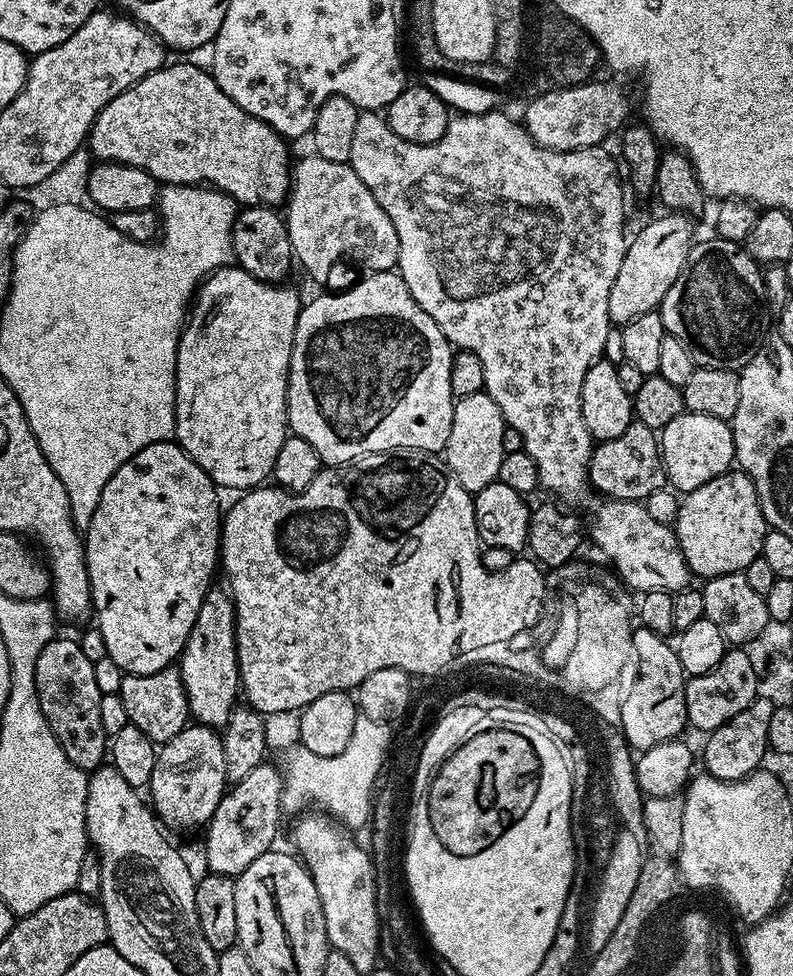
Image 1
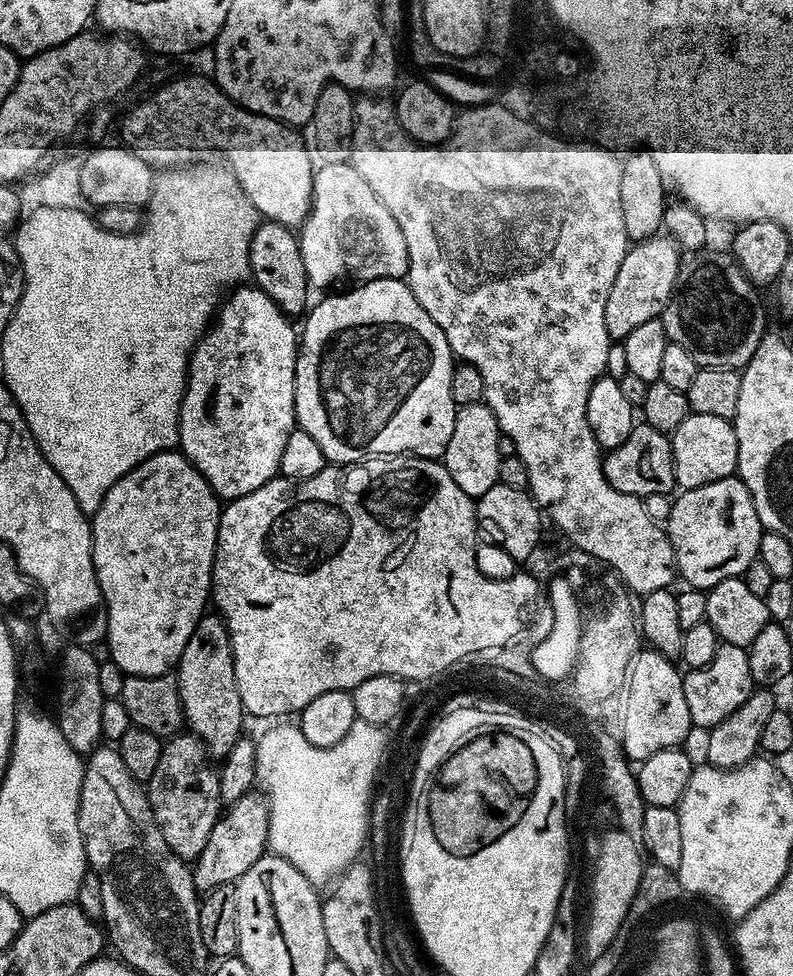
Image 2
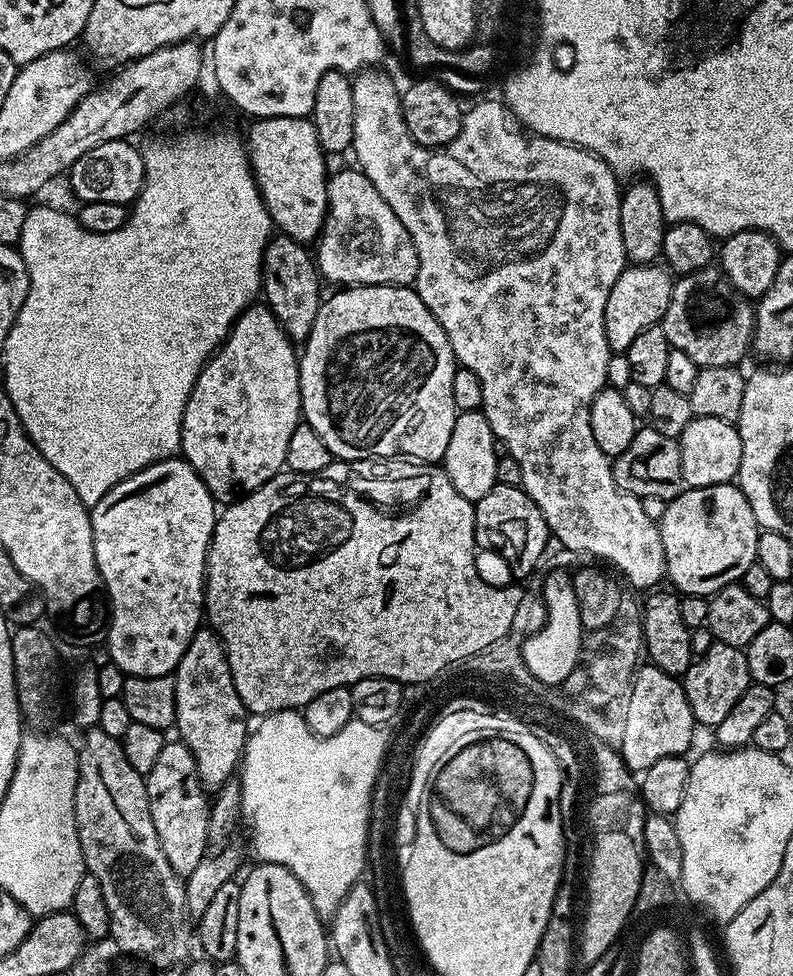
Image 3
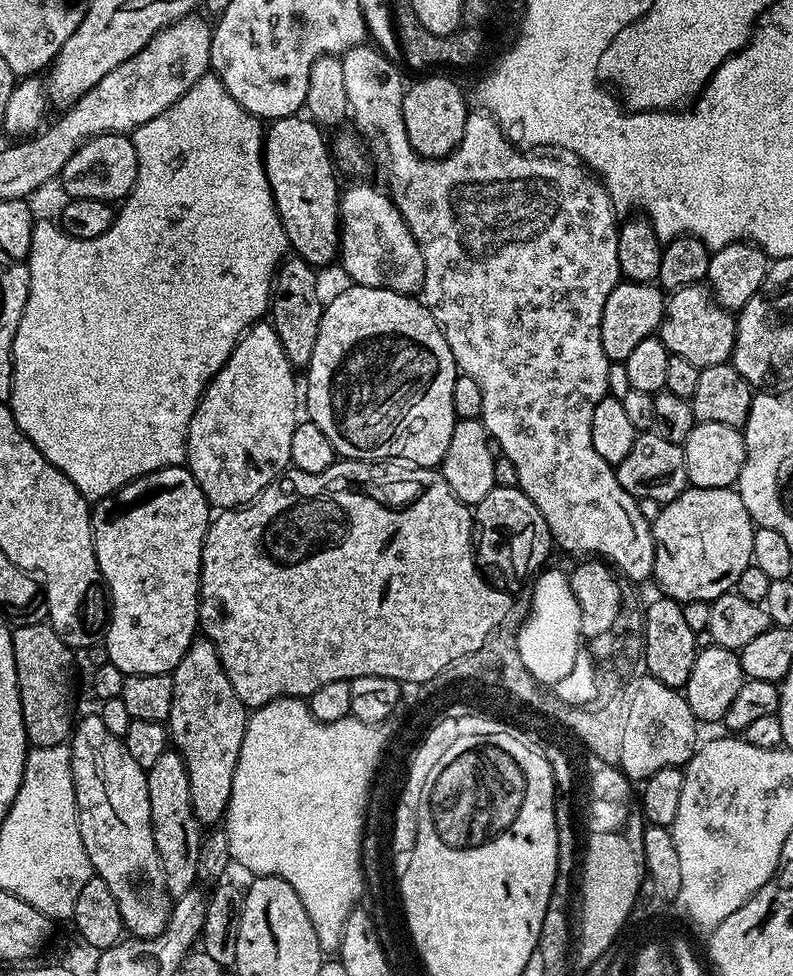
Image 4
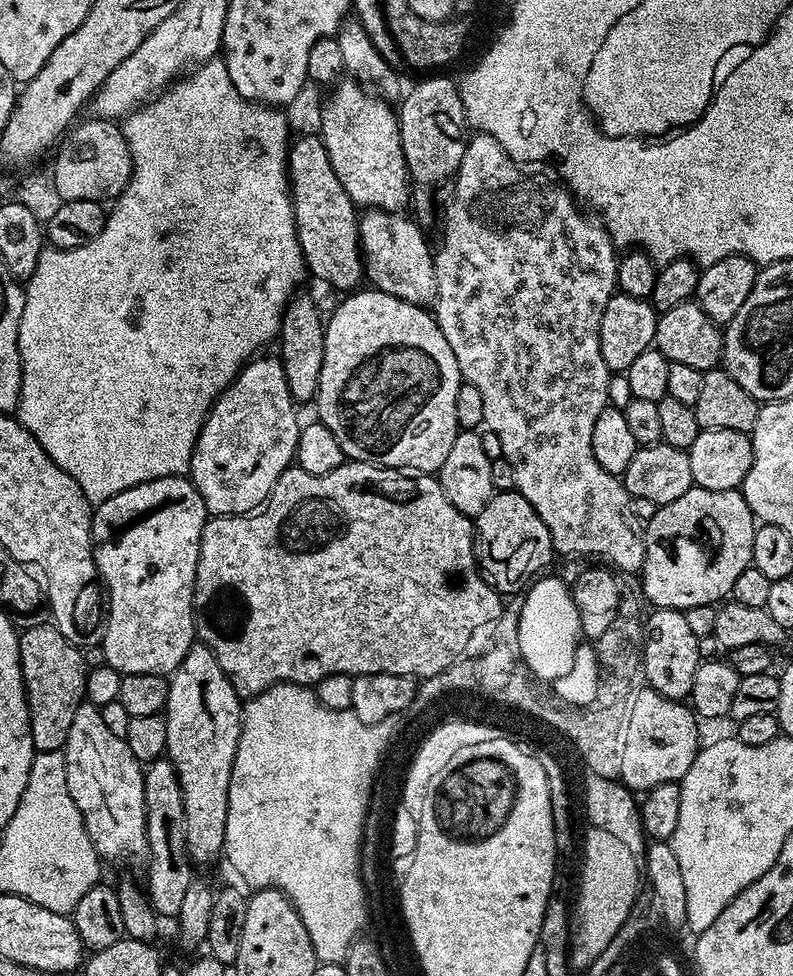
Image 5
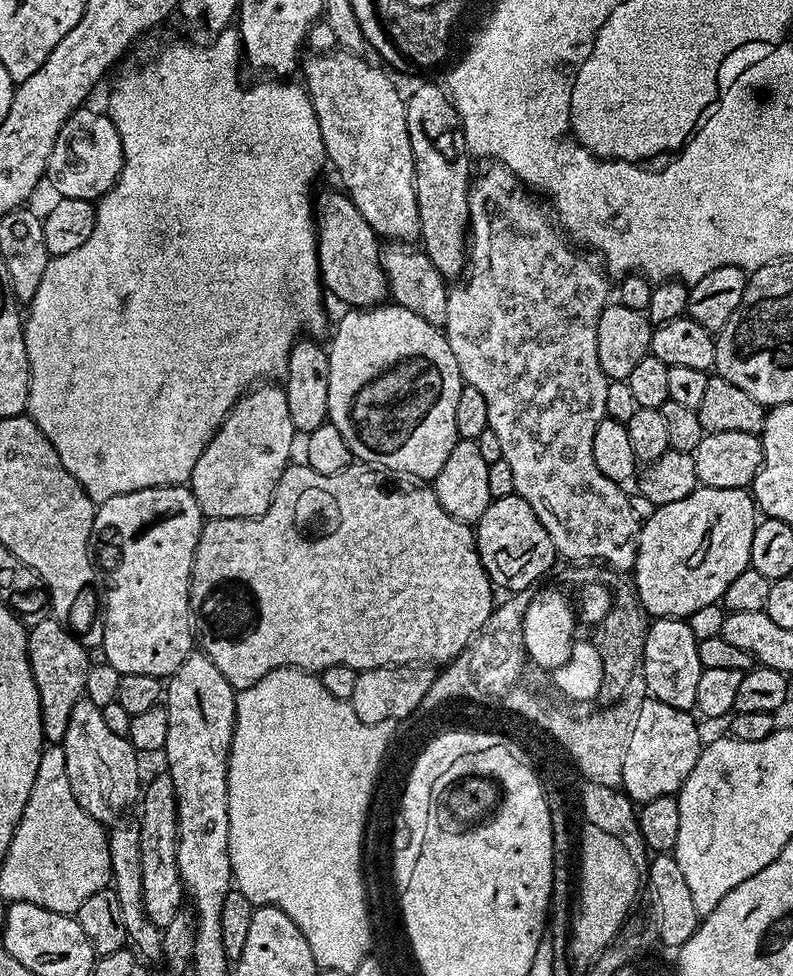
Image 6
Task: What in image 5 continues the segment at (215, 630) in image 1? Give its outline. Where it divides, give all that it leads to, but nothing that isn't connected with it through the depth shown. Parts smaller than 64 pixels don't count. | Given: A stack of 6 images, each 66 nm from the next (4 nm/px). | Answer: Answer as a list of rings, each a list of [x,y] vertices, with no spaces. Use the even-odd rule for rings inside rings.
[[[196,642],[182,658],[178,667],[170,673],[168,682],[168,705],[162,713],[166,722],[166,753],[178,774],[182,786],[182,806],[186,810],[186,846],[188,854],[197,865],[208,864],[224,850],[226,838],[226,814],[228,813],[228,795],[230,778],[234,770],[234,758],[238,750],[238,738],[242,727],[242,697],[226,678],[218,658],[206,645]]]

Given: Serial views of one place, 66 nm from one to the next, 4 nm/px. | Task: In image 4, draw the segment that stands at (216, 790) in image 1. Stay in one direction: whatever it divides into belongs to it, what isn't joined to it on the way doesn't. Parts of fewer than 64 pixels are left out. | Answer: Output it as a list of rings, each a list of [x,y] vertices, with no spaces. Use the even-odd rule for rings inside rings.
[[[169,750],[147,768],[148,793],[150,794],[150,818],[154,830],[154,846],[162,862],[168,892],[173,898],[197,887],[198,854],[202,843],[202,825],[196,819],[190,802],[190,778],[186,774],[186,762],[179,752]]]

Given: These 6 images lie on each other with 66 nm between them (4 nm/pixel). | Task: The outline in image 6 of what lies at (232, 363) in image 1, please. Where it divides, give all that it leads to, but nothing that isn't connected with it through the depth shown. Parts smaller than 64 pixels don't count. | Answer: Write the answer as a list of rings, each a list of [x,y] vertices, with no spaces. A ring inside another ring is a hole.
[[[264,382],[240,397],[232,411],[225,416],[222,426],[212,441],[202,450],[198,462],[194,462],[190,487],[200,507],[200,513],[208,520],[222,518],[250,518],[264,516],[272,501],[274,490],[287,470],[292,456],[292,443],[298,439],[294,422],[290,422],[290,409],[286,407],[283,387]]]

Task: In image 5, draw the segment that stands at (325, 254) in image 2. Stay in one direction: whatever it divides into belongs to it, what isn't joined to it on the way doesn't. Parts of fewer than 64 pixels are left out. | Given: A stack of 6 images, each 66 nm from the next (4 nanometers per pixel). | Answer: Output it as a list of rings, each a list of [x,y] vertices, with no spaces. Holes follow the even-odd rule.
[[[368,210],[359,217],[360,250],[364,257],[364,275],[367,283],[377,292],[385,292],[394,298],[402,298],[402,302],[432,306],[436,303],[436,275],[434,274],[433,249],[428,248],[428,240],[424,237],[425,229],[415,219],[407,220],[407,215],[395,212],[378,212]]]

